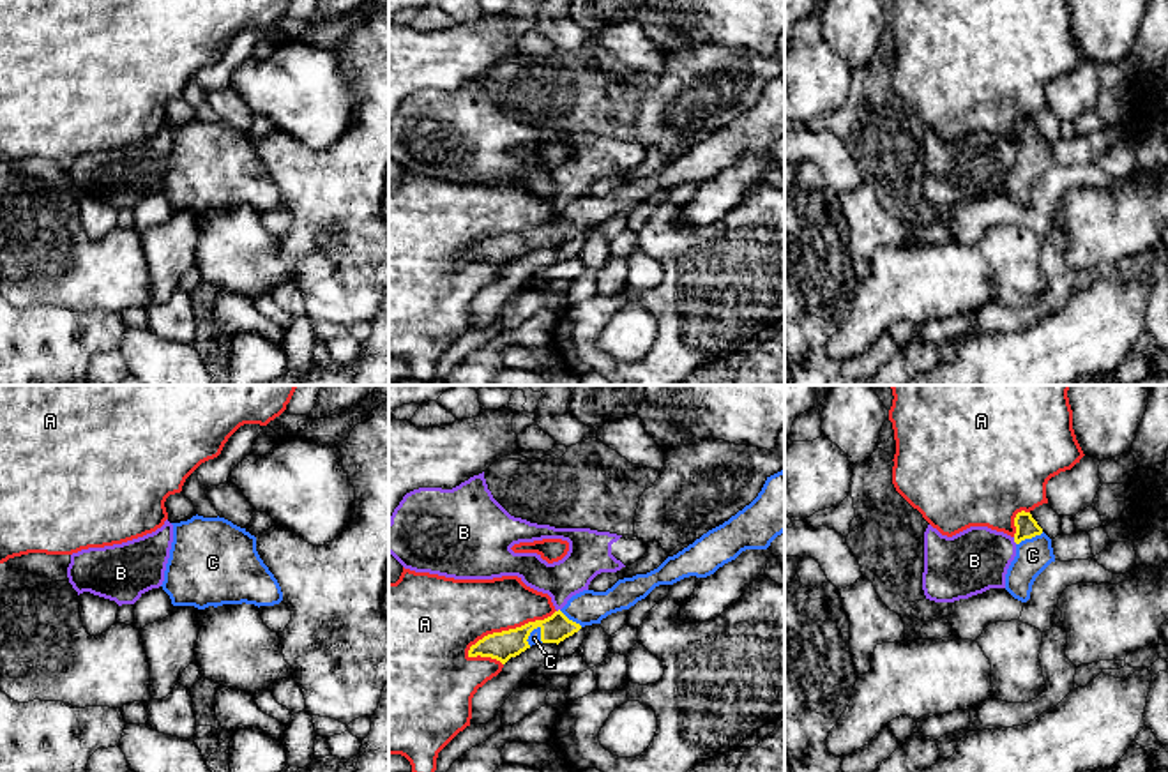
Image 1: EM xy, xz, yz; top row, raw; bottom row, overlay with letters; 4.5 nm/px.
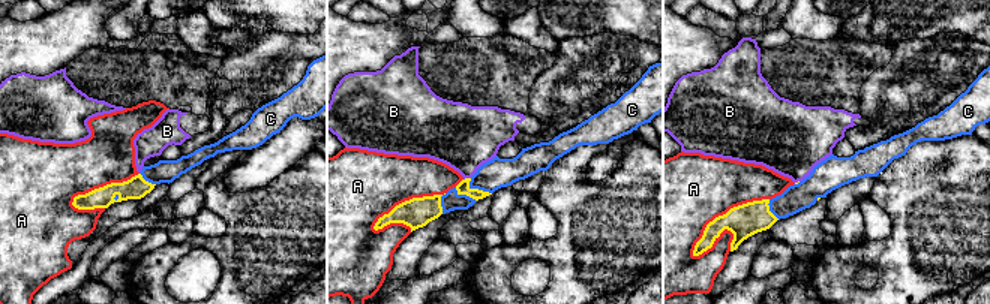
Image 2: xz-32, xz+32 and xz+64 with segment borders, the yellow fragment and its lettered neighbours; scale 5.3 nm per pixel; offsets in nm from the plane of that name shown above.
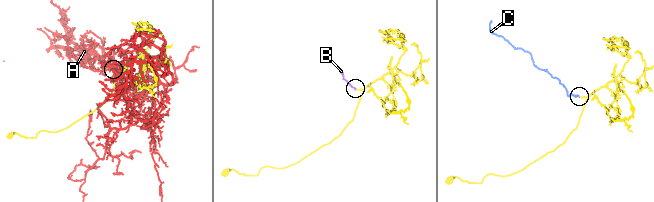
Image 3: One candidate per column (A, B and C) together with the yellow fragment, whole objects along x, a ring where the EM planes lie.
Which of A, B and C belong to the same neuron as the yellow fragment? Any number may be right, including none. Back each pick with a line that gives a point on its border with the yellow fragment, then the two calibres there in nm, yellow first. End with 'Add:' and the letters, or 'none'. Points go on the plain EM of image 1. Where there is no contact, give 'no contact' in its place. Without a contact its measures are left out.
C: xz (529, 239) | 130/60 nm
Add: C

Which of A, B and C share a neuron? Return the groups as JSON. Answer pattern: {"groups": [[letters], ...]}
{"groups": [["A"], ["B"], ["C"]]}

